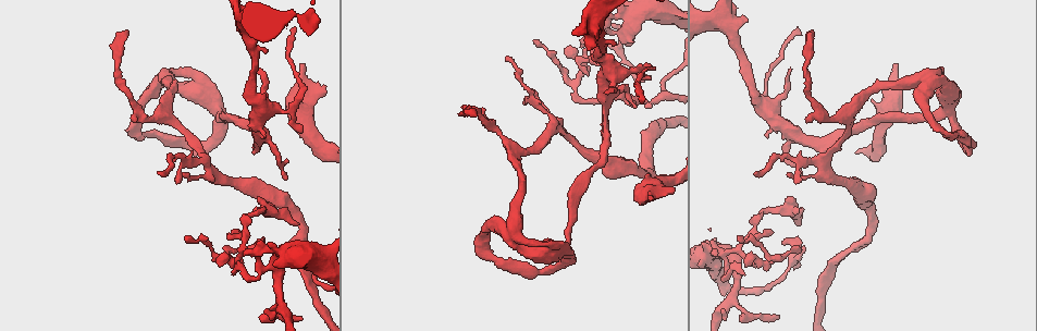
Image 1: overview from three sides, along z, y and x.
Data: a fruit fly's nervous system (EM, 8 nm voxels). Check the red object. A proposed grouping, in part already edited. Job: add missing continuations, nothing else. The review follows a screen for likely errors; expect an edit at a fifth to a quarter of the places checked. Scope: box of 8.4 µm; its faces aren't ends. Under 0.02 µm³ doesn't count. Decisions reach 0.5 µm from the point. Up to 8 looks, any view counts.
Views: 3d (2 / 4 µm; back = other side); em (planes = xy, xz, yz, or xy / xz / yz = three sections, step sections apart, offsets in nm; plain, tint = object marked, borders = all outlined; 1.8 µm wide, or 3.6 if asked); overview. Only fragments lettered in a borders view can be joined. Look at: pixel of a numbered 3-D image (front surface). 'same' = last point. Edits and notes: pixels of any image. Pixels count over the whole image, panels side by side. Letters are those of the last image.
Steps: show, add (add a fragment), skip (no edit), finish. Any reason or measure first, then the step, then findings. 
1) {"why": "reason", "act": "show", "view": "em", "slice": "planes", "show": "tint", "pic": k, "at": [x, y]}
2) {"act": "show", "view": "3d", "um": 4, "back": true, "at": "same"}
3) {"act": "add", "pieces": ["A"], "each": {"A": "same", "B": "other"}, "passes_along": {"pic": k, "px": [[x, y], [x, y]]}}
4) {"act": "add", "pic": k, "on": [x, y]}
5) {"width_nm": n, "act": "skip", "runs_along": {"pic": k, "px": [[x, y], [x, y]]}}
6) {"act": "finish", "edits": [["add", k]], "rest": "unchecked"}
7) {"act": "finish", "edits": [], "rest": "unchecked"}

{"why": "thin end", "act": "show", "view": "3d", "um": 4, "pic": 1, "at": [652, 106]}

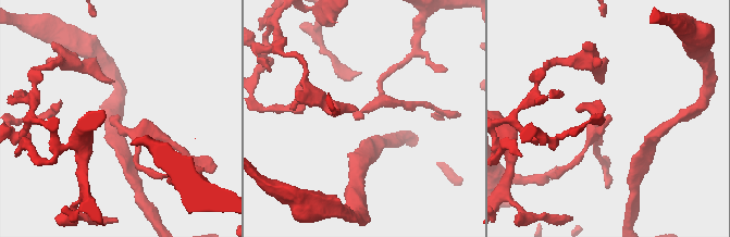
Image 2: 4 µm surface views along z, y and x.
{"why": "now the EM", "act": "show", "view": "em", "slice": "xz", "step": 16, "show": "tint", "pic": 2, "at": [610, 115]}

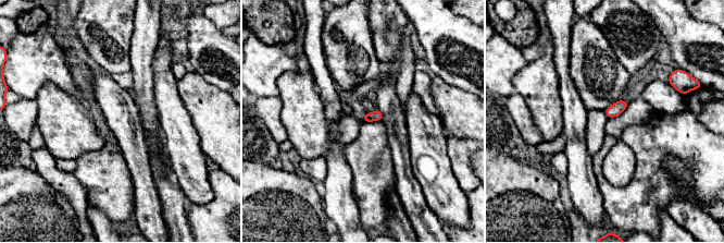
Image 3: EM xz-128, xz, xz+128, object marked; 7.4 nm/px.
{"act": "show", "view": "em", "slice": "planes", "show": "borders", "at": "same"}

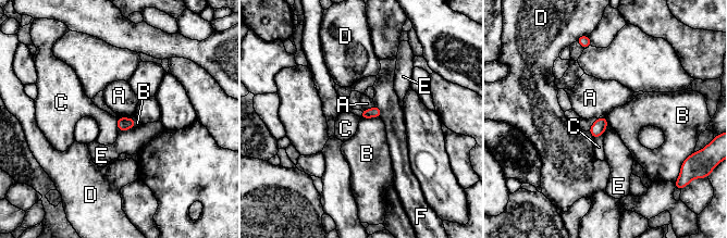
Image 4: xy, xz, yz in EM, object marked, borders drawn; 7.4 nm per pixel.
{"act": "skip", "each": {"A": "other", "B": "other", "C": "other", "D": "other", "E": "other", "F": "other"}, "border": {"pic": 4, "px": [[379, 116], [361, 118]]}, "found": "none of them fits"}

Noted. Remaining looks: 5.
{"why": "stops while still wide", "act": "show", "view": "3d", "um": 4, "pic": 1, "at": [747, 21]}

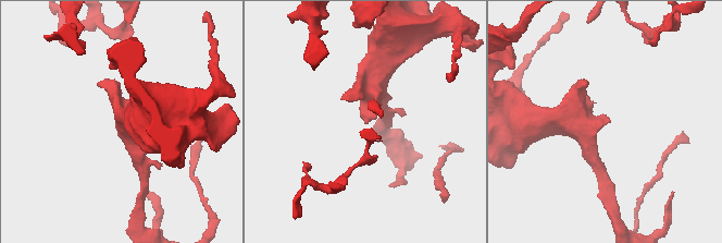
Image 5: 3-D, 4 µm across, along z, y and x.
{"act": "show", "view": "em", "slice": "planes", "show": "plain", "pic": 5, "at": [364, 121]}

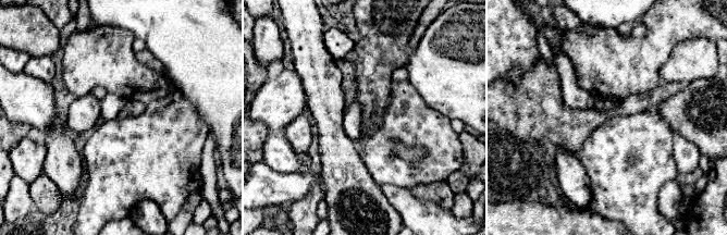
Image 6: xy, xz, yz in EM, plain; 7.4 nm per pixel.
{"why": "what lies round it", "act": "show", "view": "em", "slice": "planes", "show": "borders", "at": "same"}

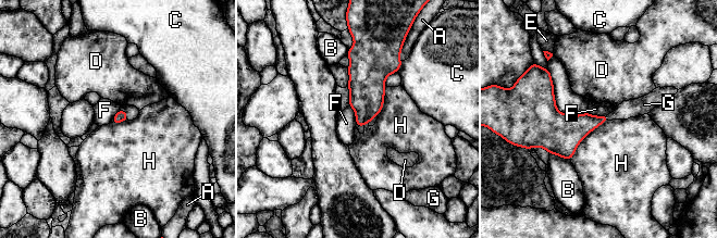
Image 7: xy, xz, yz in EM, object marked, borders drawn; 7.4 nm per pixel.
{"act": "add", "pieces": ["G"], "each": {"A": "other", "B": "other", "C": "other", "D": "other", "E": "other", "F": "other", "G": "same", "H": "other"}, "passes_along": {"pic": 7, "px": [[576, 127], [607, 117], [633, 108]]}, "found": "it goes on there"}

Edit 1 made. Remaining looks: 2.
{"act": "finish", "edits": [["add", 7]], "rest": "unchecked"}

